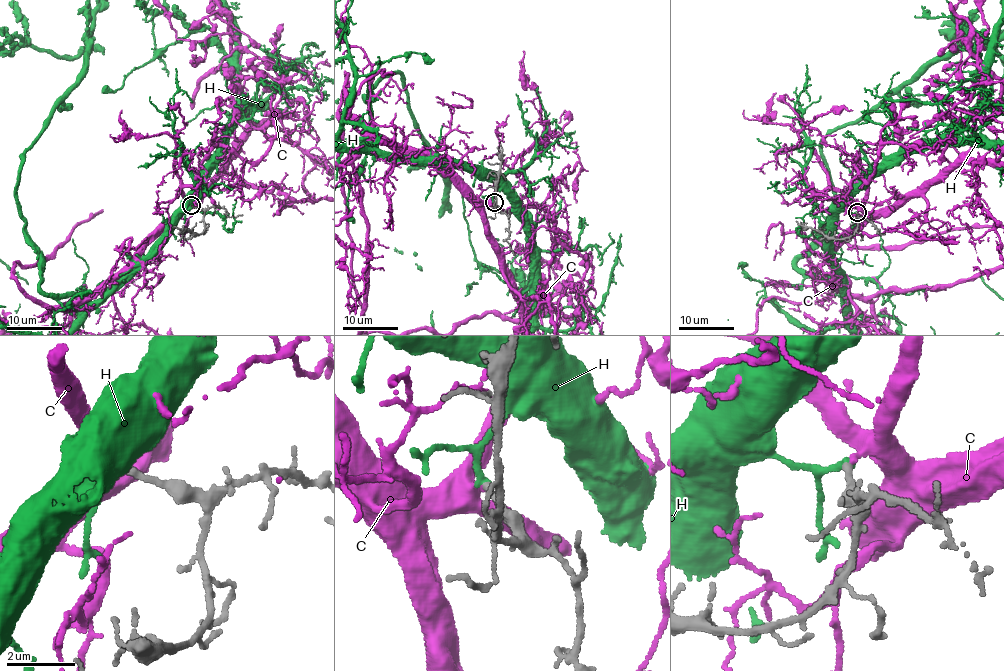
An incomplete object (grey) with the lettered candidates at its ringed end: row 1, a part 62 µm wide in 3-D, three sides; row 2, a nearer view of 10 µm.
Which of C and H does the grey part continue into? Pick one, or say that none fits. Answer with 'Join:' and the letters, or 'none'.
Join: C

